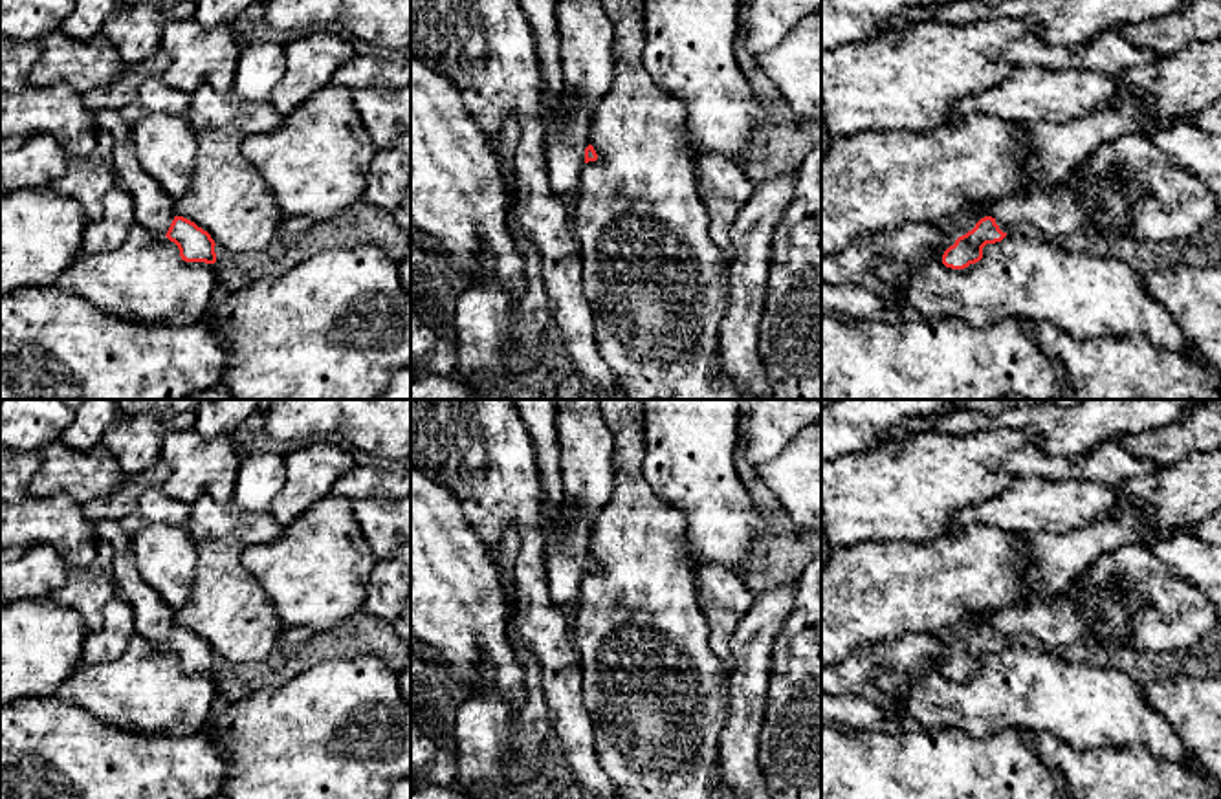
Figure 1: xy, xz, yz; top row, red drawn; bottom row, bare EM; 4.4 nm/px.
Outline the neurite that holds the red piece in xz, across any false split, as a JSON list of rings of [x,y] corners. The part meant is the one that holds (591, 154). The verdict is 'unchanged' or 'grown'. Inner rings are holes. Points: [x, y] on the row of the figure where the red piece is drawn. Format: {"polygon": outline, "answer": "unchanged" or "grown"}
{"polygon": [[[574,112],[568,117],[544,115],[543,121],[548,181],[557,194],[566,196],[579,185],[583,165],[598,159],[590,145],[590,117]]], "answer": "grown"}

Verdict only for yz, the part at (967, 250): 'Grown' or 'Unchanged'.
Grown

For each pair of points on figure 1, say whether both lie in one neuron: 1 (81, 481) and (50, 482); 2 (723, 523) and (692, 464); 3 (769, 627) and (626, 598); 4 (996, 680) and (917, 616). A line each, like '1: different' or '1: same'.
1: same
2: same
3: different
4: different

